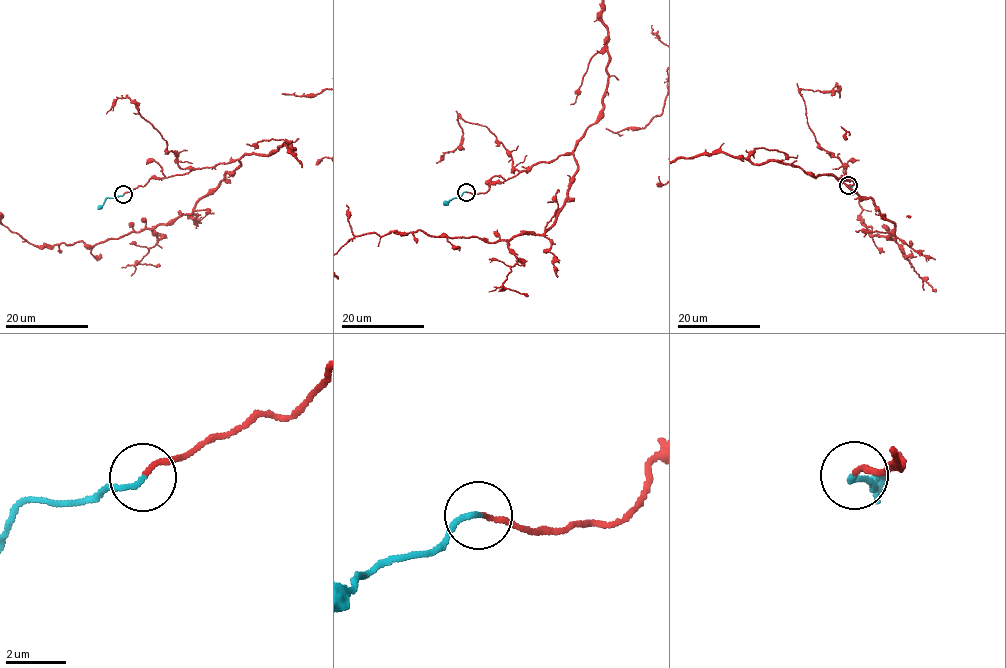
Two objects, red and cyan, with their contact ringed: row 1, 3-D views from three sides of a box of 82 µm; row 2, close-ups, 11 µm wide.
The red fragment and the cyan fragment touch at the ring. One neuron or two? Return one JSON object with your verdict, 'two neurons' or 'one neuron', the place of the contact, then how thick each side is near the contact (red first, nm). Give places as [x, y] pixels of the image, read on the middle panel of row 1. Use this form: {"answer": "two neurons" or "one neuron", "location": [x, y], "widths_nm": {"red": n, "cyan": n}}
{"answer": "one neuron", "location": [466, 192], "widths_nm": {"red": 150, "cyan": 170}}

